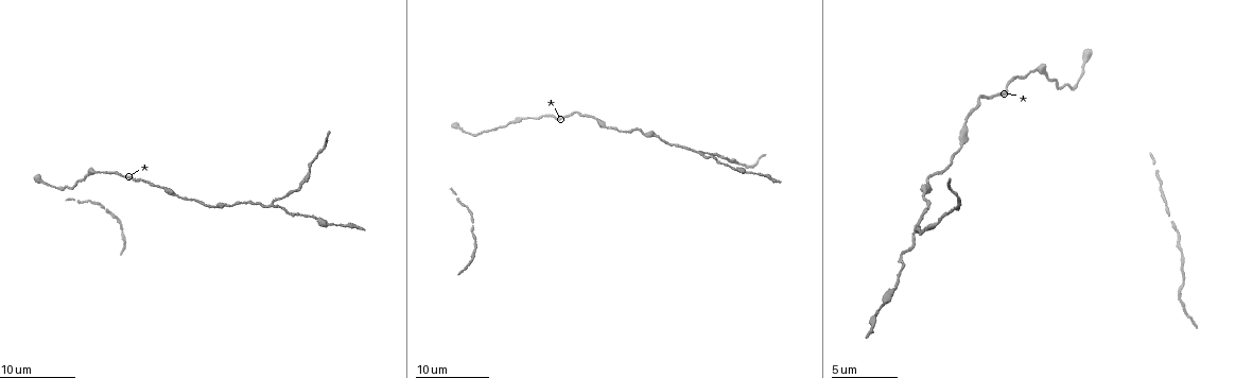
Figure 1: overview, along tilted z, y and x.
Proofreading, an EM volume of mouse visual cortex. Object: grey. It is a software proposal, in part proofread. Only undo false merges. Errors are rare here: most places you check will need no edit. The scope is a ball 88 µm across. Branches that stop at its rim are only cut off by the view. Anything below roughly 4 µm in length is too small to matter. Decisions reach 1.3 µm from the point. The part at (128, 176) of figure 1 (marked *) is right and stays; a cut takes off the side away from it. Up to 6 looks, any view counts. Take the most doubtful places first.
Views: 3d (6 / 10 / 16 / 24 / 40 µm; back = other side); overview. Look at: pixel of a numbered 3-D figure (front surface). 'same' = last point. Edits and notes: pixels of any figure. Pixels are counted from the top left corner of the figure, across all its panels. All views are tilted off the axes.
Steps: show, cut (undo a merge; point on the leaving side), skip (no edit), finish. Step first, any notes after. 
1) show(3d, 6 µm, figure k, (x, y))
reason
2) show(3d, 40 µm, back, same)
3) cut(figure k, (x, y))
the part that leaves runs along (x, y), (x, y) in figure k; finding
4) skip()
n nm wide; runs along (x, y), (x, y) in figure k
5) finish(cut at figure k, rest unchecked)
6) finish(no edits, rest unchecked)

show(3d, 10 µm, figure 1, (272, 201))

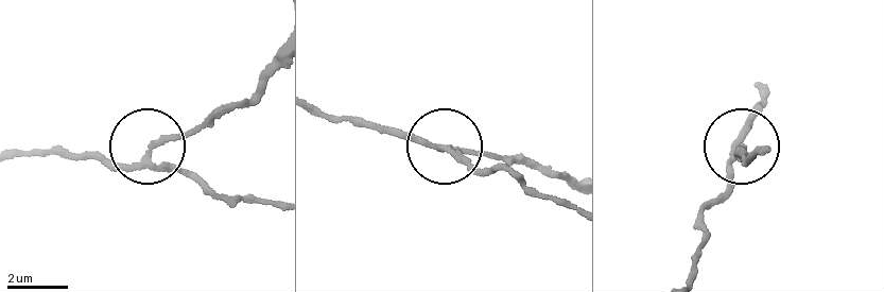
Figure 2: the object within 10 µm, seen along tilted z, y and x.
skip()
side arm 14 µm; runs along (317, 108), (455, 151), (491, 172) in figure 2; all the same neuron

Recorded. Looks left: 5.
show(3d, 16 µm, figure 1, (921, 194))

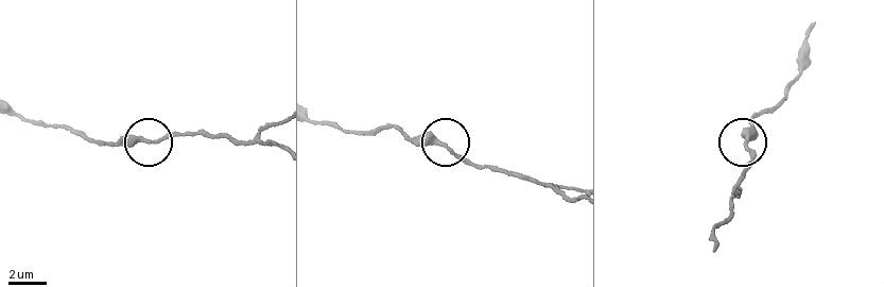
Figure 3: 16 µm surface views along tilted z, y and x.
show(3d, 6 µm, figure 3, (446, 146))
closer look

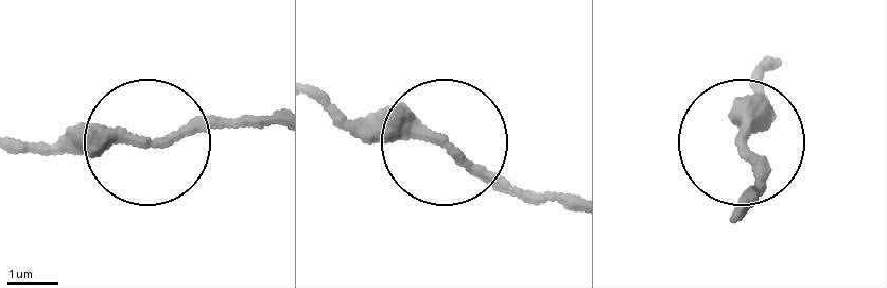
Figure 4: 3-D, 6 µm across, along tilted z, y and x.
skip()
continuous, no second neuron

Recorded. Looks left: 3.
show(3d, 6 µm, figure 1, (920, 231))
sudden change in width

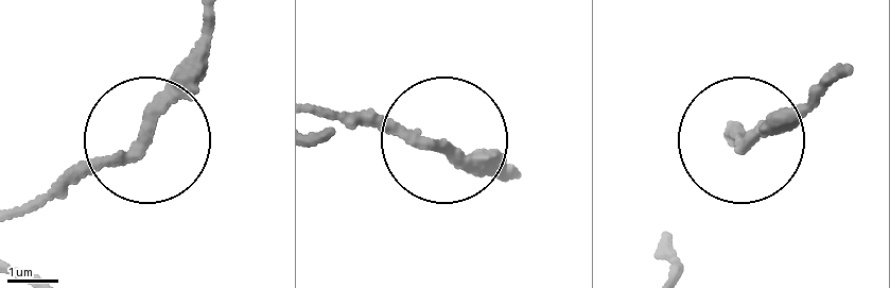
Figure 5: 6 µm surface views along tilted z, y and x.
skip()
runs along (313, 116), (444, 141), (499, 173) in figure 5; all the same neuron

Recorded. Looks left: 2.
finish(no edits, rest unchecked)

